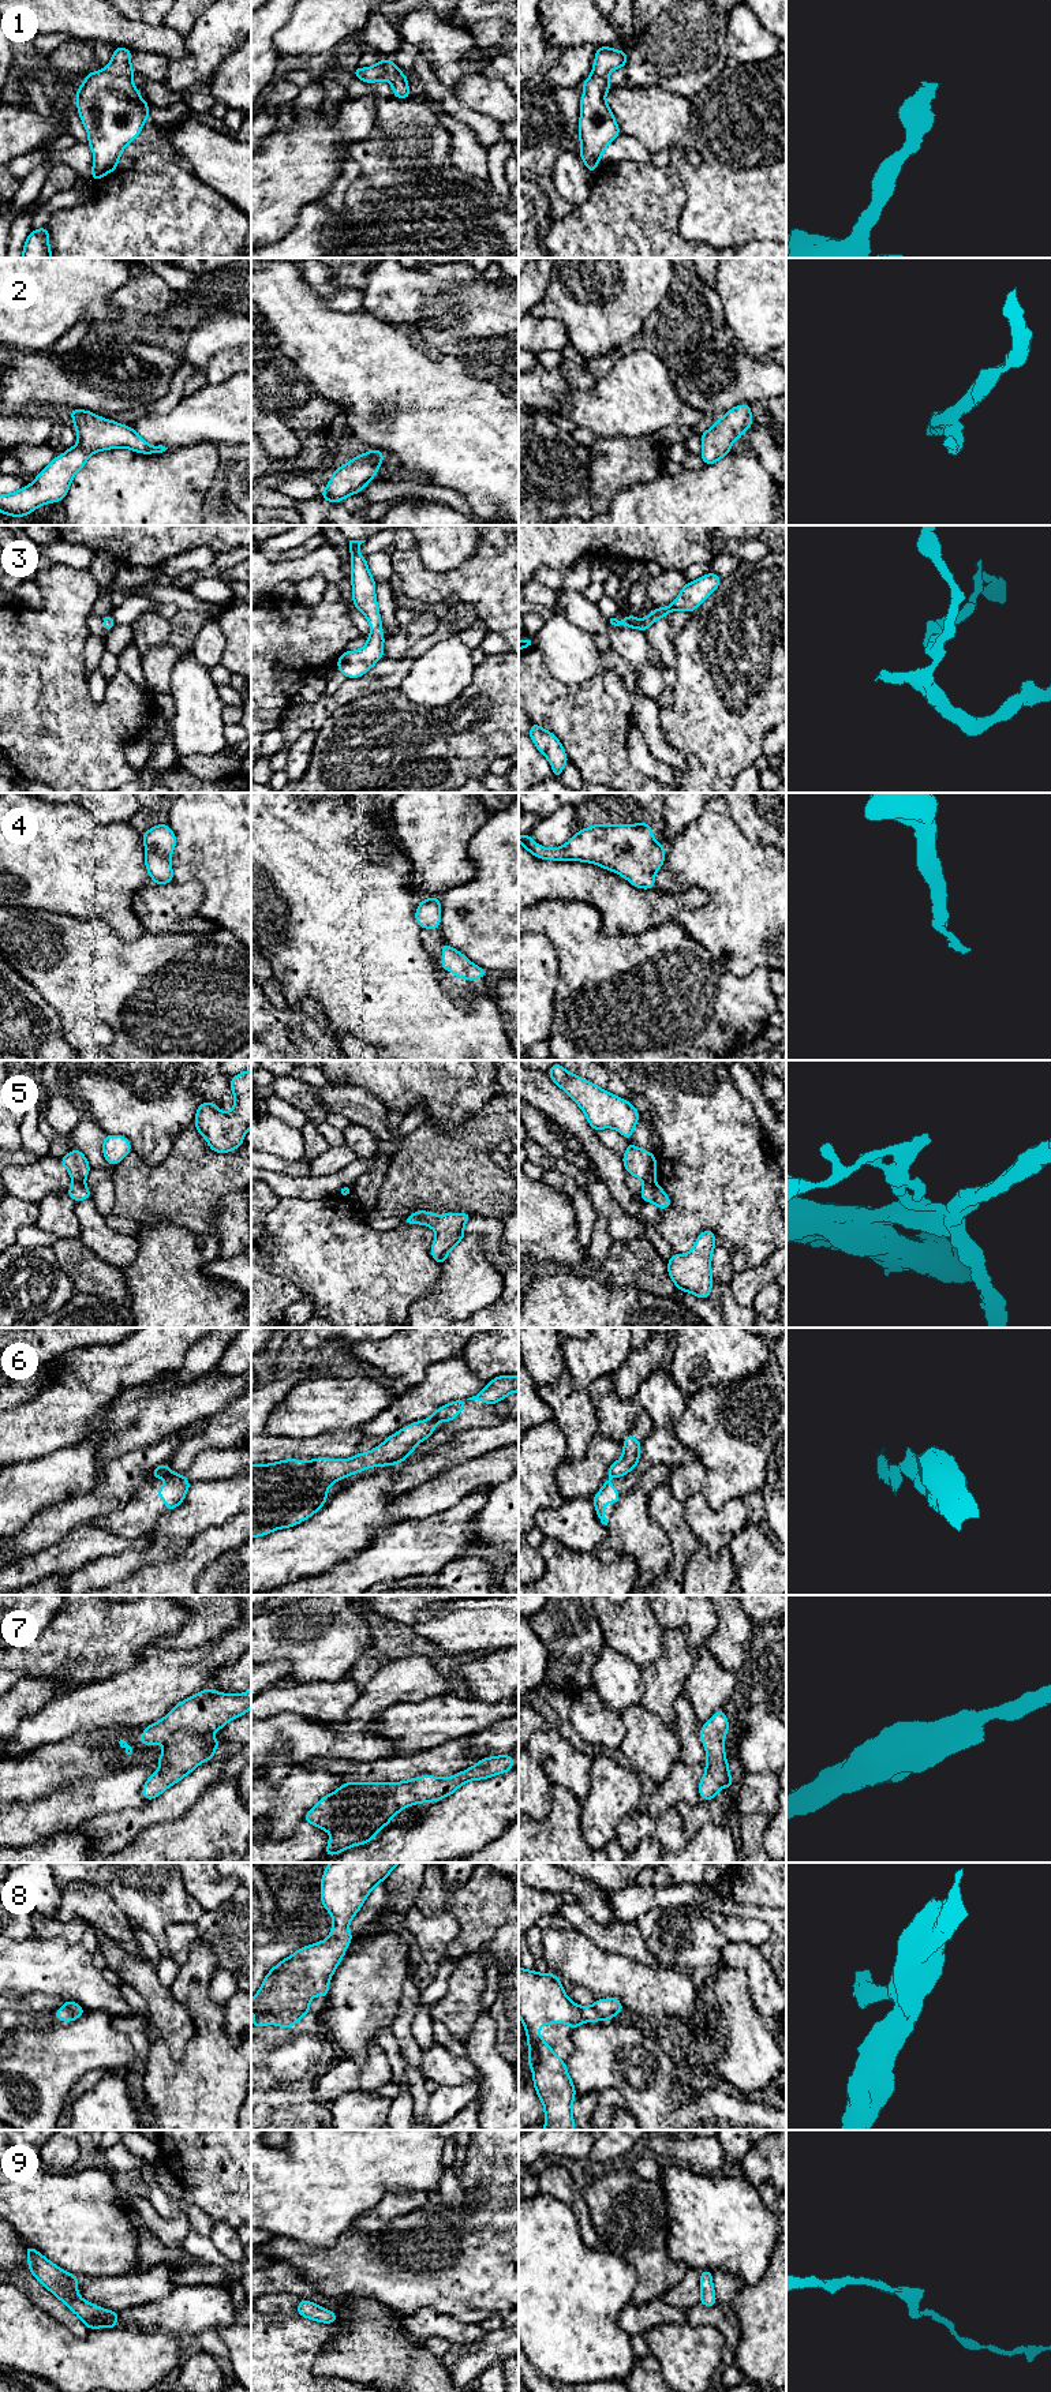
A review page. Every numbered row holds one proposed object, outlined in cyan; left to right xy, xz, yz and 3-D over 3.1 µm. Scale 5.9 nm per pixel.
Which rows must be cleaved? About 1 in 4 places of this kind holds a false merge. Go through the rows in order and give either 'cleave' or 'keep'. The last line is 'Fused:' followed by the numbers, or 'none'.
1: keep
2: keep
3: keep
4: keep
5: cleave
6: cleave
7: keep
8: keep
9: keep
Fused: 5, 6

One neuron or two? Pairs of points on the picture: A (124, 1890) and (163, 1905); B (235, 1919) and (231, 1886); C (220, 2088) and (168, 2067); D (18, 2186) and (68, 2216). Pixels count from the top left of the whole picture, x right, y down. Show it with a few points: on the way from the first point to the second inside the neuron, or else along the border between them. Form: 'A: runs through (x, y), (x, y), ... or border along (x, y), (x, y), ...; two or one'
A: runs through (134, 1890), (149, 1891), (153, 1895); one
B: border along (236, 1889), (223, 1904), (205, 1911); two
C: runs through (208, 2088), (190, 2088), (180, 2078); one
D: runs through (30, 2198), (42, 2207), (51, 2207), (56, 2212); one

